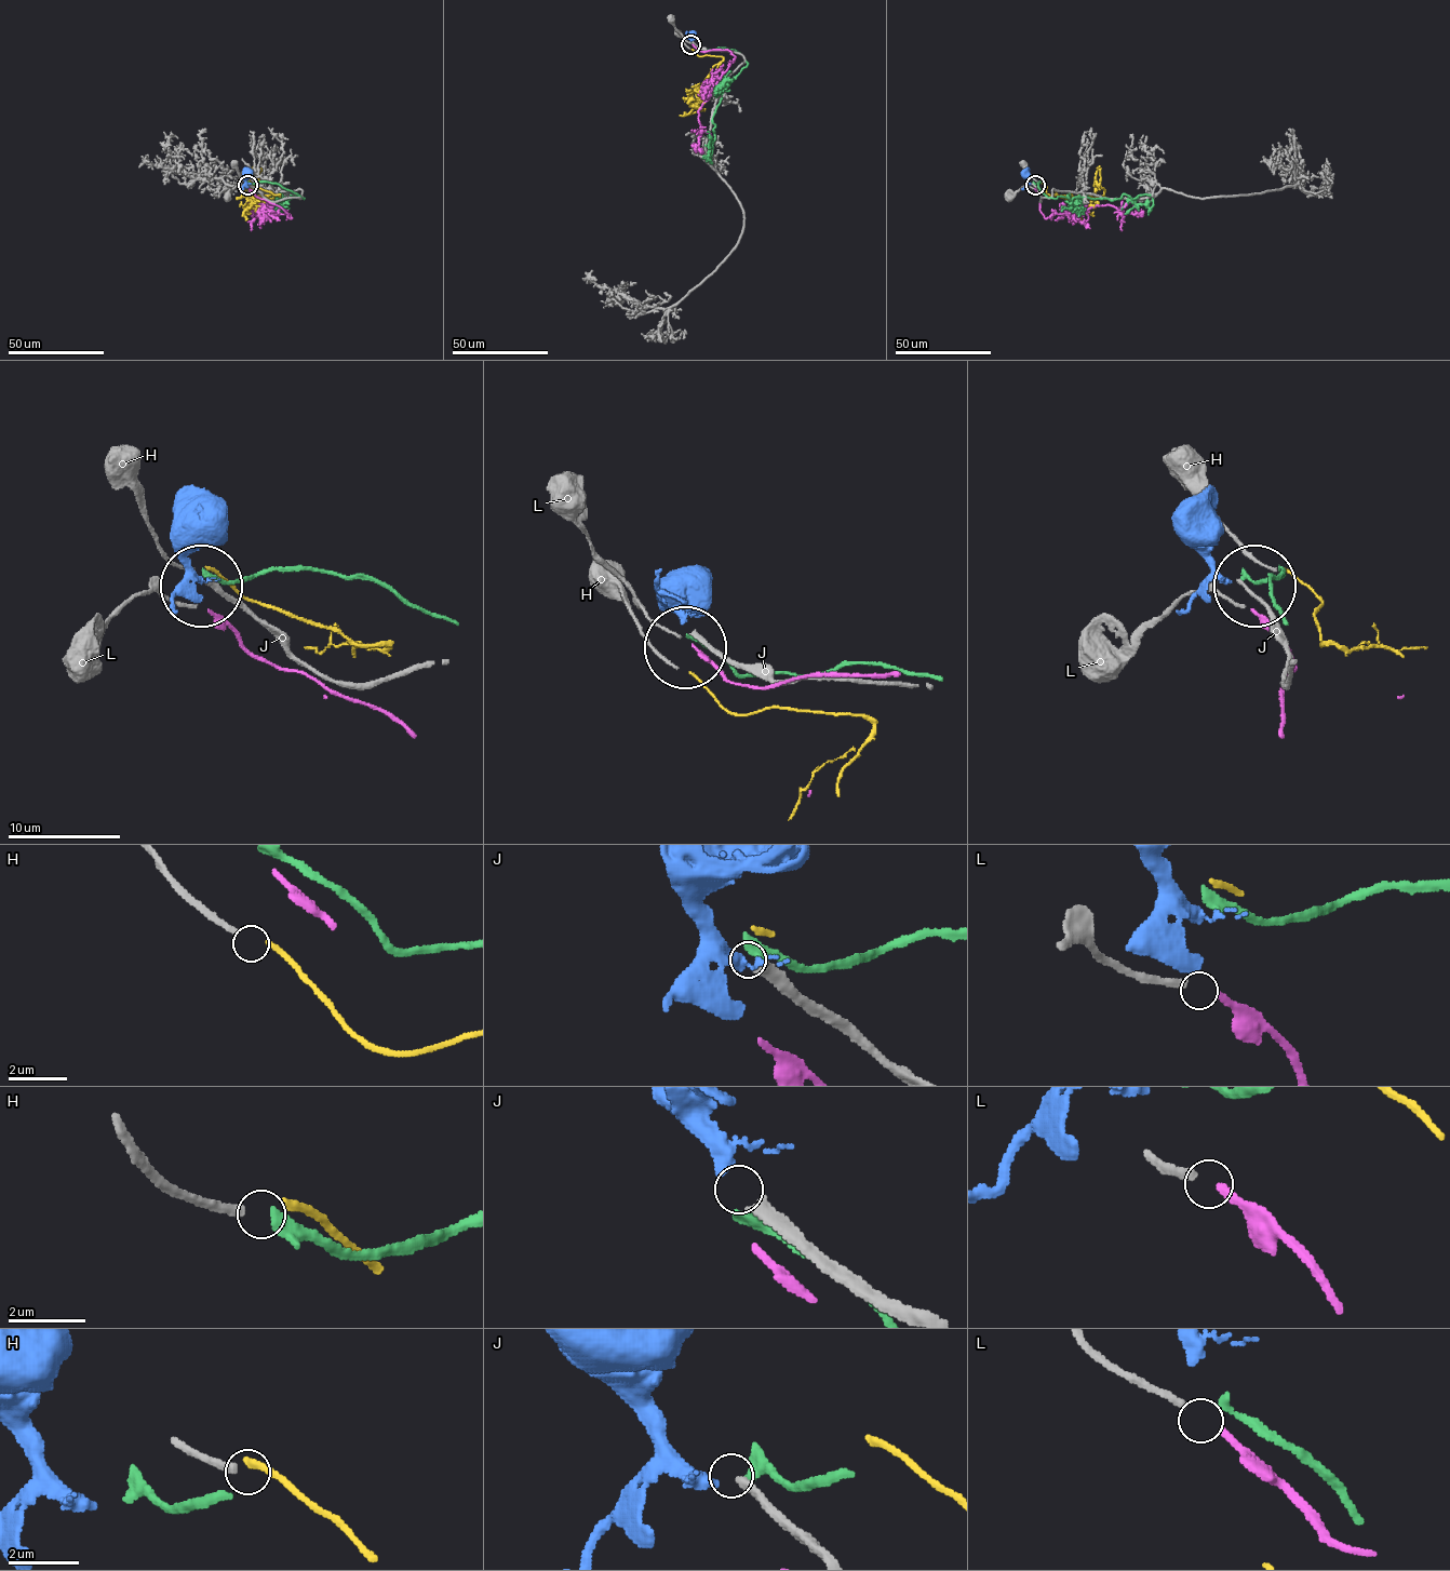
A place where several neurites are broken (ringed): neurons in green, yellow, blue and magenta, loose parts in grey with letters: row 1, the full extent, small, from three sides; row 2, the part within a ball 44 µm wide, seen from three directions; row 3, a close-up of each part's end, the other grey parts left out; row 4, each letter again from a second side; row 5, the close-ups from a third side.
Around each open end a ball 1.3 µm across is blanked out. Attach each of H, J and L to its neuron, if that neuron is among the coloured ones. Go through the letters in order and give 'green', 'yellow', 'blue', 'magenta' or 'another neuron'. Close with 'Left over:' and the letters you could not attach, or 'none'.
H: another neuron
J: blue
L: magenta
Left over: H

